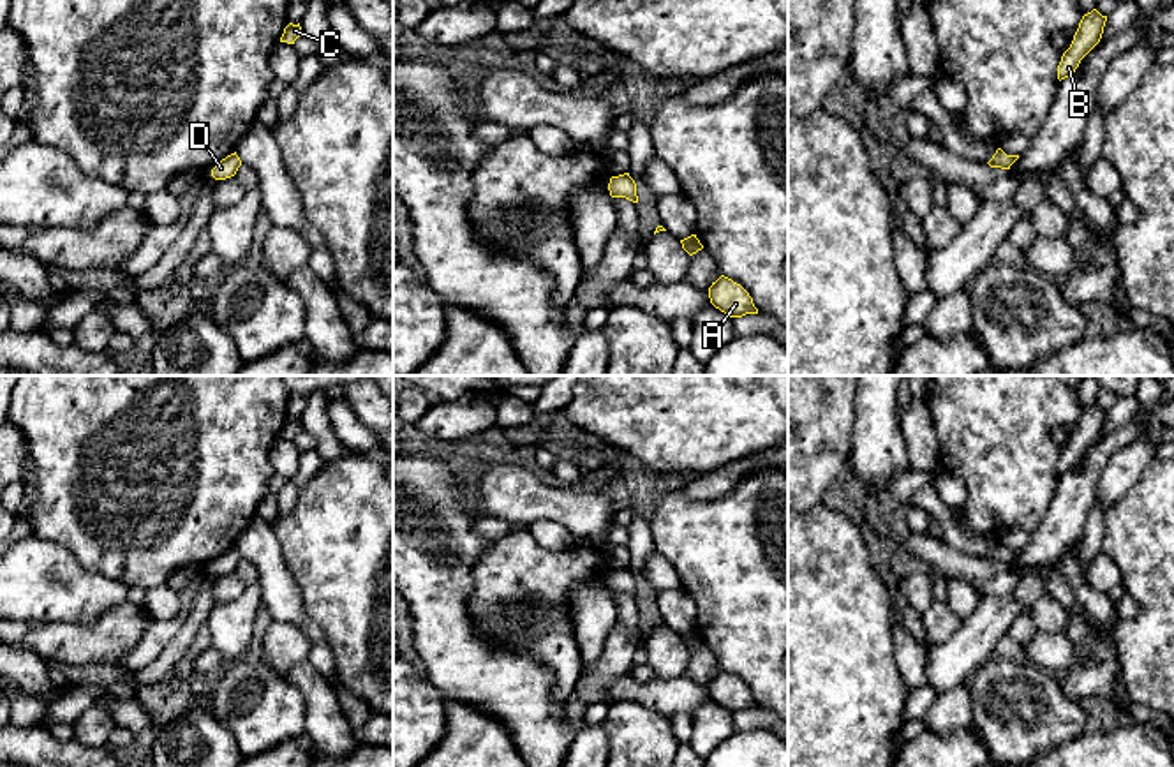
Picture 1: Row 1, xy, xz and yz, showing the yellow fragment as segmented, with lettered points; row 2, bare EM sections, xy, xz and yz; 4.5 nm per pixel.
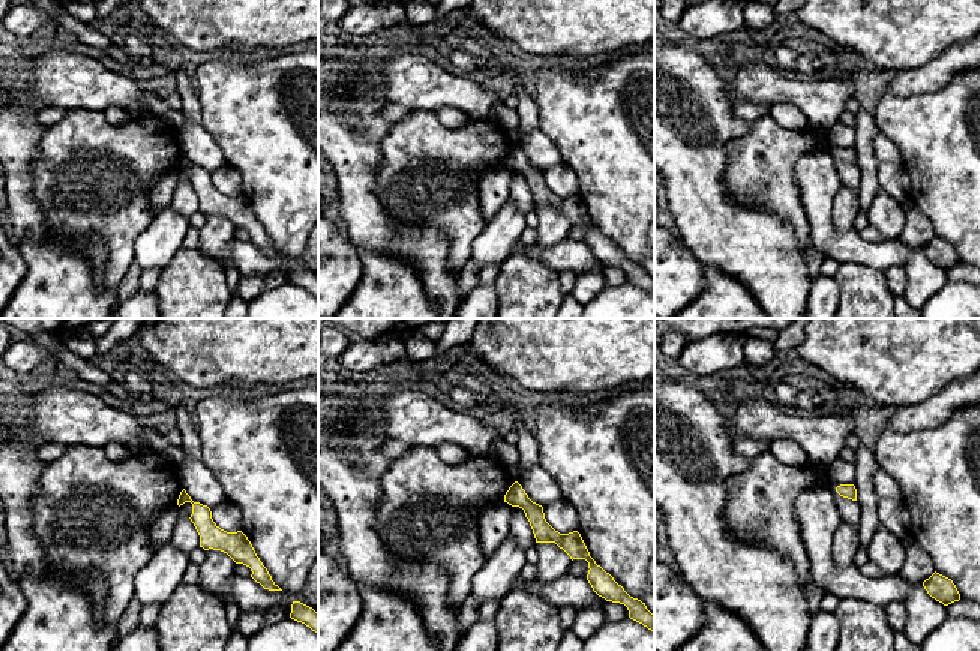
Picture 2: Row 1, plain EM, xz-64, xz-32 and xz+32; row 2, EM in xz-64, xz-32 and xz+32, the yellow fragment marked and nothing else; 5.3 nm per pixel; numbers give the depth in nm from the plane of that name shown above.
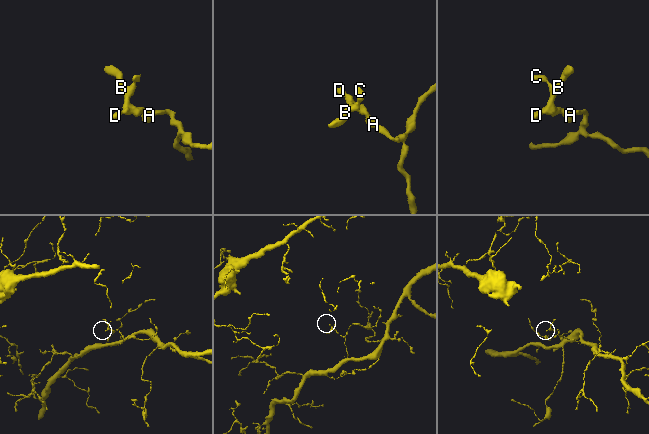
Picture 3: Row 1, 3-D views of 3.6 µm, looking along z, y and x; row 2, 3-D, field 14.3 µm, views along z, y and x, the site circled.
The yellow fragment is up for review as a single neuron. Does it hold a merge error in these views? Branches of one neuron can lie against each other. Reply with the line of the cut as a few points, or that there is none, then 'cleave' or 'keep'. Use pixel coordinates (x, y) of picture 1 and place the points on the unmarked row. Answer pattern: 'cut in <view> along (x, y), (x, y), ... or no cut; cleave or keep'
no cut; keep

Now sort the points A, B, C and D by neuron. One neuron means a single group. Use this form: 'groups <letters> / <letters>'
groups A B C D

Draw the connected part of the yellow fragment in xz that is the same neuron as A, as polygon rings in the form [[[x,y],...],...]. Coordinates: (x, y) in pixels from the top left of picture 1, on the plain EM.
[[[721,670],[709,682],[710,698],[730,712],[742,712],[746,709],[758,709],[749,688],[732,674]]]

